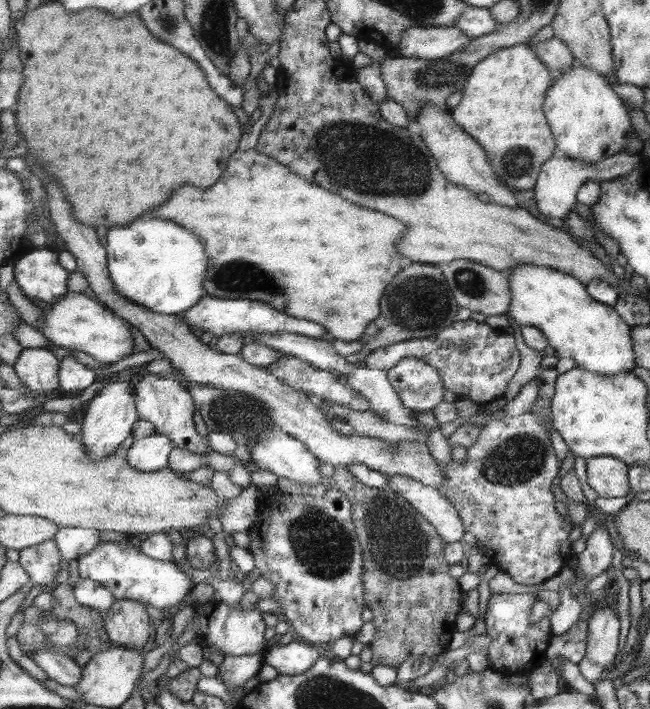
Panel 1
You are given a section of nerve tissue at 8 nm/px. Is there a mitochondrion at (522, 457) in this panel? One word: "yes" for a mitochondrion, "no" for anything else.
yes

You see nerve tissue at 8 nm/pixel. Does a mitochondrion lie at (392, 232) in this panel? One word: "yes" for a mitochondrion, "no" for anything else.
no

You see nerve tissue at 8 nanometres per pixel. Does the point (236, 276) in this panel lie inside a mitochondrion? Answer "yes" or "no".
yes

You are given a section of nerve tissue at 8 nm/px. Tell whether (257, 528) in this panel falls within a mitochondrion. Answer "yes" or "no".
no

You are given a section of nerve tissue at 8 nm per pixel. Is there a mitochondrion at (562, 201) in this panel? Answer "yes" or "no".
no

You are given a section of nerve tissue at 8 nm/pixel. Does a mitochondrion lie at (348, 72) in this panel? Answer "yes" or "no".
no

